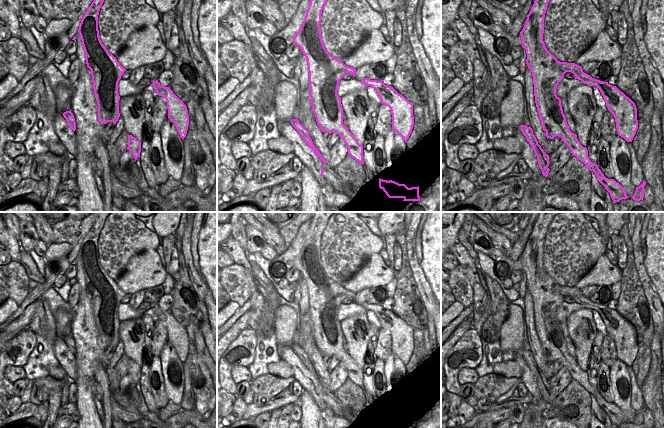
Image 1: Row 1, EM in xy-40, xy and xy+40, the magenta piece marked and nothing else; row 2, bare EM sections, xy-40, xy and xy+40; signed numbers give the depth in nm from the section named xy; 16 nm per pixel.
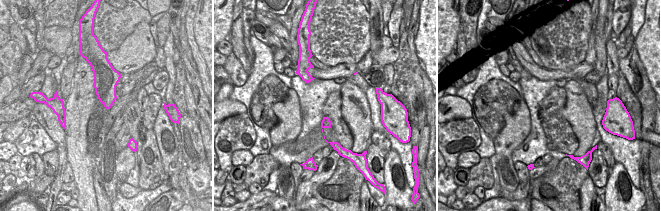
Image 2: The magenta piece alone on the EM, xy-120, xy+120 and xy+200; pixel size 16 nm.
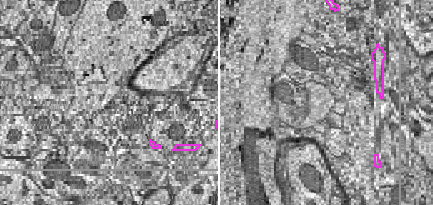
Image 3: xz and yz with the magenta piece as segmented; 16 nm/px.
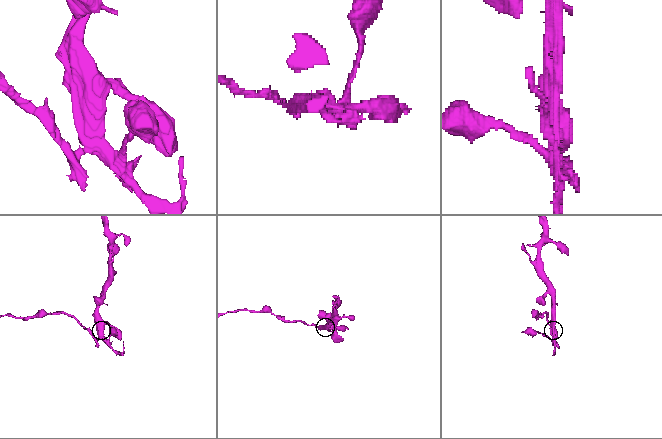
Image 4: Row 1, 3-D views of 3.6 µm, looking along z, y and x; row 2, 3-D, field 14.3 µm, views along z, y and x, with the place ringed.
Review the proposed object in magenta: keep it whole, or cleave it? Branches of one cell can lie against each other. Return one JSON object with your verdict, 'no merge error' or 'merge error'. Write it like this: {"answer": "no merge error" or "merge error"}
{"answer": "merge error"}

